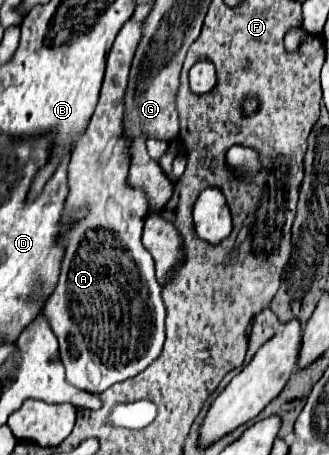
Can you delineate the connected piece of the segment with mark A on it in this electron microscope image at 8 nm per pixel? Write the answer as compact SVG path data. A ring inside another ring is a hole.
M128 21L110 49L96 111L70 157L70 193L64 203L66 211L62 215L62 223L66 227L64 257L58 283L46 297L46 303L40 311L60 341L60 357L66 367L68 383L88 393L102 393L110 385L134 377L134 373L140 373L146 369L146 365L150 365L150 361L154 361L154 357L158 357L166 339L166 309L160 297L160 283L170 279L170 273L182 259L182 253L178 253L182 239L178 237L174 225L162 221L158 213L150 213L146 217L148 203L144 193L126 185L130 155L122 137L122 113L130 61L138 41L140 23ZM108 149L110 157L100 167L98 159ZM110 199L122 207L122 217L128 225L126 233L122 235L116 233L106 219L106 203ZM80 209L86 209L88 213L78 221L74 219L74 213Z

